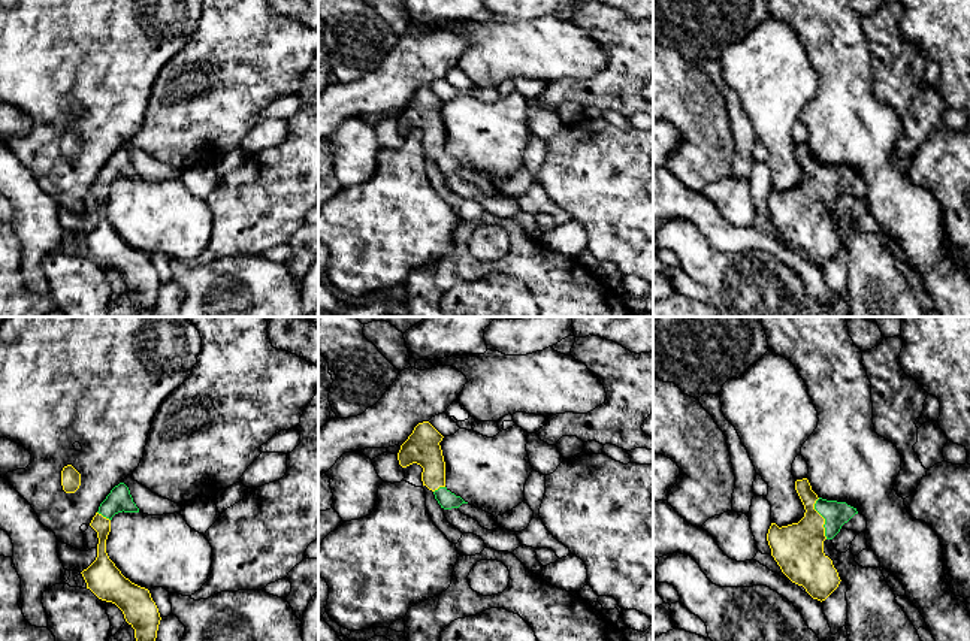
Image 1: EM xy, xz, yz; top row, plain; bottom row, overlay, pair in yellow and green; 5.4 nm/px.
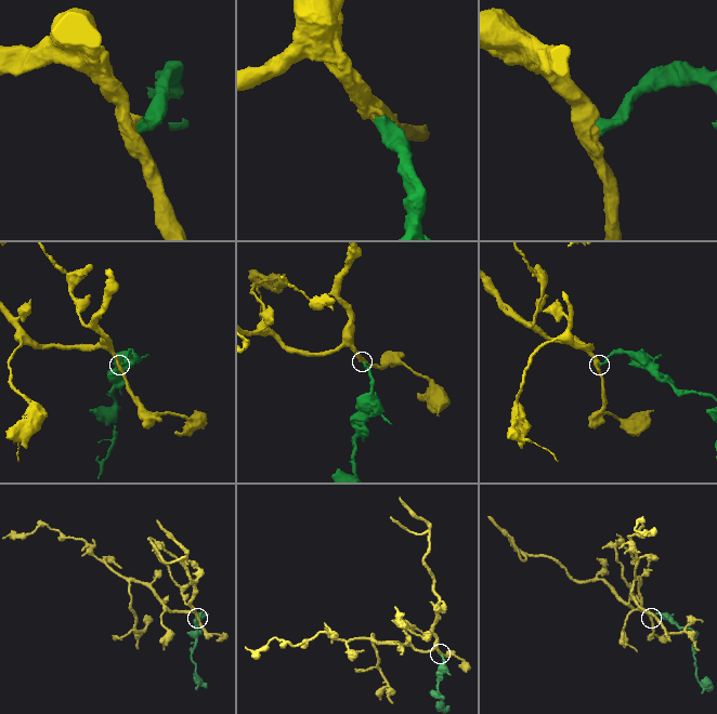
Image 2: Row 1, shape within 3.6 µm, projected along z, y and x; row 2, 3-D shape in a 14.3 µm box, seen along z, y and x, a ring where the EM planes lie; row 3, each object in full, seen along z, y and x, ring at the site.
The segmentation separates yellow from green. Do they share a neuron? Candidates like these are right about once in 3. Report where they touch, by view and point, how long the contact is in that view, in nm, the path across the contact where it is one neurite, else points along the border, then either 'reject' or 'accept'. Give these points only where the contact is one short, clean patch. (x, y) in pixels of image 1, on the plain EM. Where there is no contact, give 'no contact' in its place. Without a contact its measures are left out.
yz (824, 184) | 220 nm | across yz (798, 214), (824, 184), (836, 180) | accept

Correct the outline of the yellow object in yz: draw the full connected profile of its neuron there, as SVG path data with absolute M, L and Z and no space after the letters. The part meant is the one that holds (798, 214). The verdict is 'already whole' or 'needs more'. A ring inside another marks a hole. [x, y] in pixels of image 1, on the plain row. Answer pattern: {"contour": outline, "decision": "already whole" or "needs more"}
{"contour": "M807 143L797 145L795 155L806 175L804 182L782 193L771 188L767 206L782 238L822 267L841 247L824 218L824 206L832 205L858 176L846 167L819 163Z", "decision": "needs more"}

